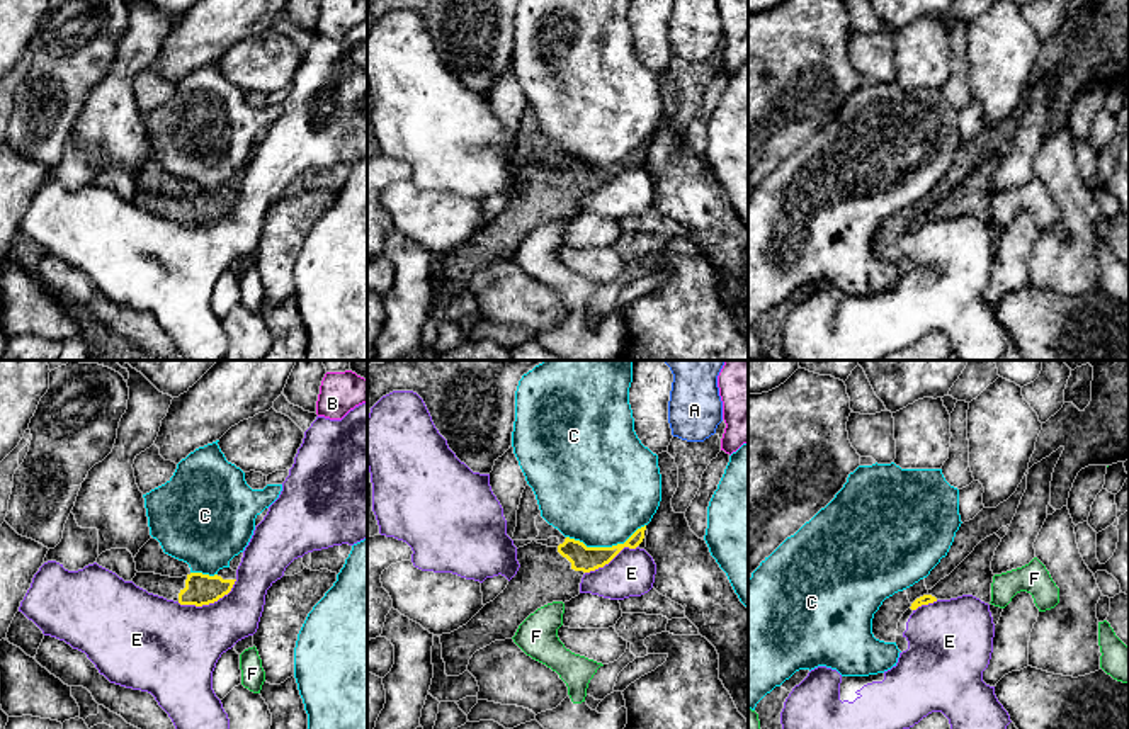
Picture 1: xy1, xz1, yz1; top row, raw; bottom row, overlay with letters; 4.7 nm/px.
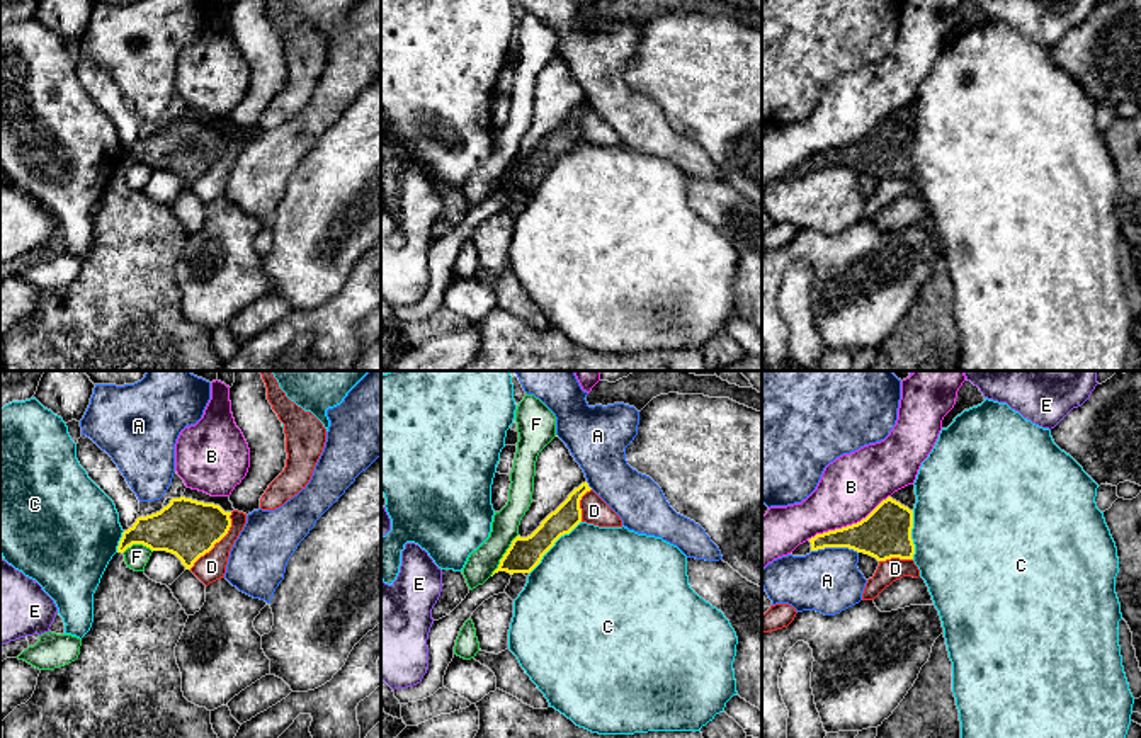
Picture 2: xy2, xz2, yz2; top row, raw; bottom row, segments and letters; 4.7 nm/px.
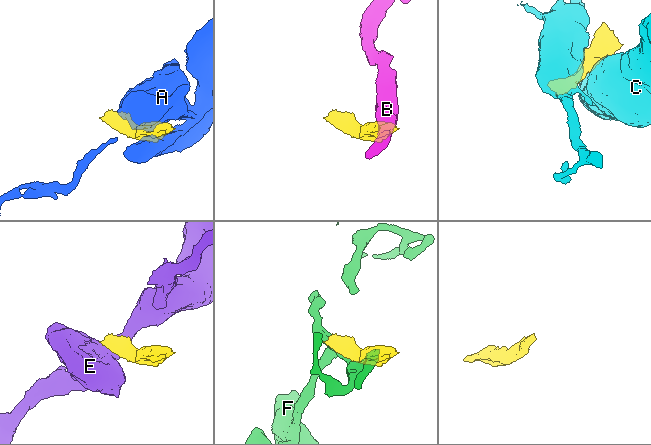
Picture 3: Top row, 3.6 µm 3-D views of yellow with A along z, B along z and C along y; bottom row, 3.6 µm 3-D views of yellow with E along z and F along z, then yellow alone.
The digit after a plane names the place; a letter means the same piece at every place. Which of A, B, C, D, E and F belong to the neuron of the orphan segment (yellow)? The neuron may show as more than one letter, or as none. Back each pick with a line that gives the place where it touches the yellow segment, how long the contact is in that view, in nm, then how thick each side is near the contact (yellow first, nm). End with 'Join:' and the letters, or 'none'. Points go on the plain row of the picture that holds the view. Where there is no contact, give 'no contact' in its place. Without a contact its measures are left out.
Join: none

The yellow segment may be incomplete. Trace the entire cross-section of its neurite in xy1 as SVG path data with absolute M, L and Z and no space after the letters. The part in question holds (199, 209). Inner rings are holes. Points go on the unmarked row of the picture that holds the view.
M219 189L214 195L190 192L170 197L155 192L136 192L133 202L148 212L179 221L180 224L209 224L228 214L236 201L236 190Z

